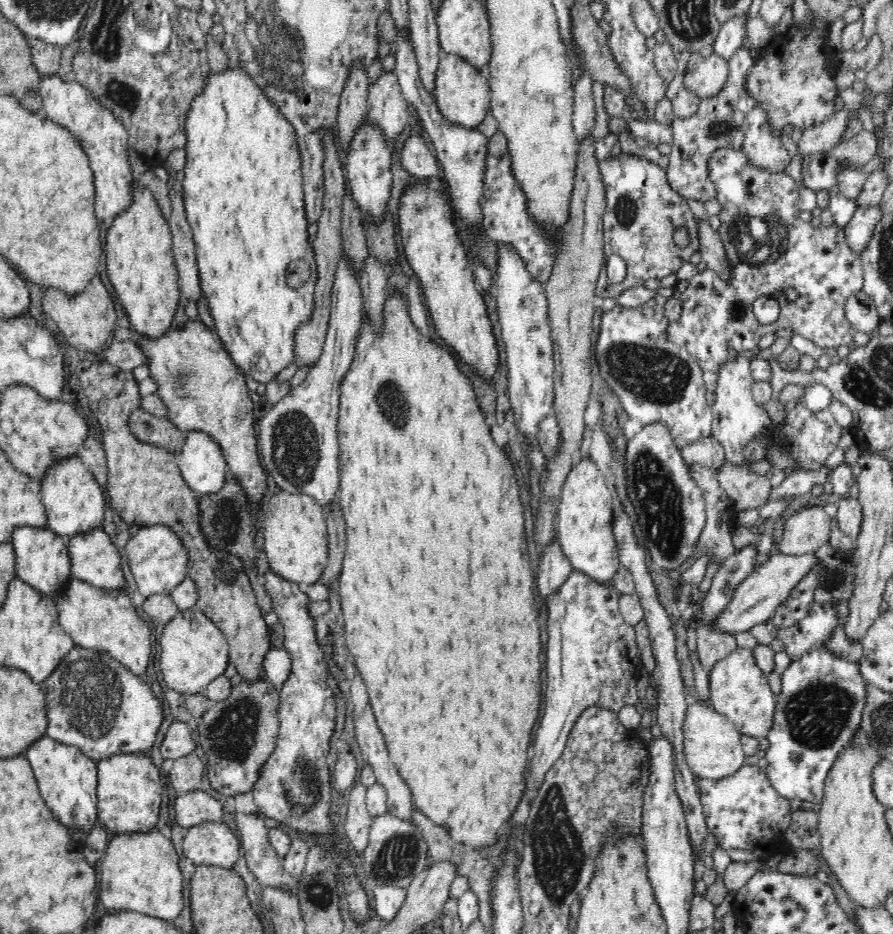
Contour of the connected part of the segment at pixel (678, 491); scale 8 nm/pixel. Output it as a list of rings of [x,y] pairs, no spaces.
[[[650,424],[638,432],[626,448],[628,498],[638,513],[640,536],[646,542],[649,560],[667,573],[678,571],[690,560],[693,548],[706,526],[705,500],[700,487],[690,476],[689,466],[664,424]]]

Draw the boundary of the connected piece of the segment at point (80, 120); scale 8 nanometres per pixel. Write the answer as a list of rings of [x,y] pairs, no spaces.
[[[42,76],[38,92],[41,102],[41,113],[56,124],[68,129],[74,139],[80,143],[86,153],[96,180],[96,216],[102,222],[105,218],[116,218],[133,203],[134,179],[130,161],[128,161],[127,136],[124,123],[102,107],[98,99],[78,81],[63,82],[58,76]]]

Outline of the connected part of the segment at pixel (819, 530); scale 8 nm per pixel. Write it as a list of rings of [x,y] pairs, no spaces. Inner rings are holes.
[[[806,506],[786,520],[778,550],[788,556],[814,554],[829,542],[830,527],[831,519],[824,507]]]

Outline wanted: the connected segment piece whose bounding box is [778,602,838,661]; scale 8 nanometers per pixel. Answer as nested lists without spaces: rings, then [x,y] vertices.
[[[813,602],[810,605],[809,615],[800,622],[800,630],[794,628],[780,630],[778,638],[784,640],[786,654],[792,660],[798,661],[806,652],[817,650],[822,647],[830,634],[837,628],[838,618],[834,613],[834,606],[830,602]]]

